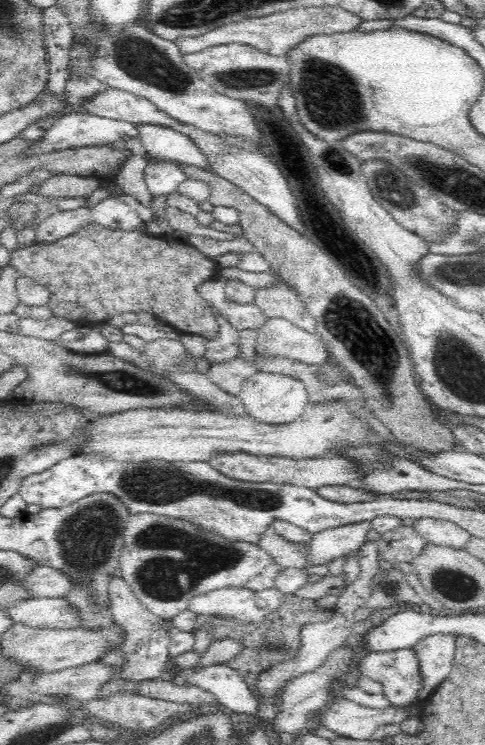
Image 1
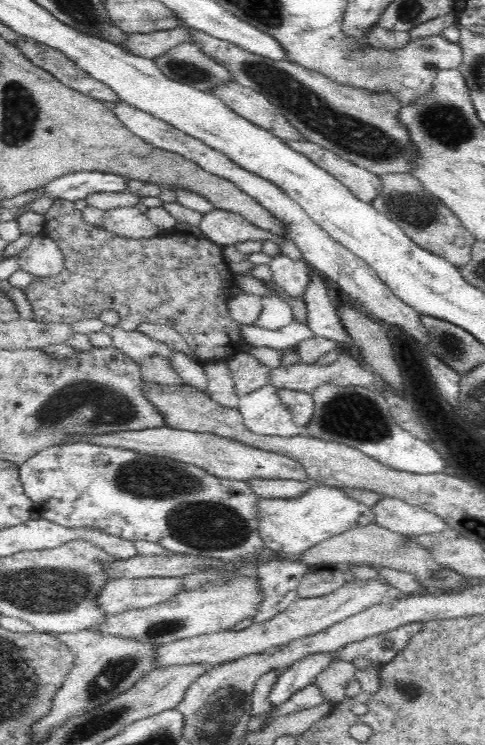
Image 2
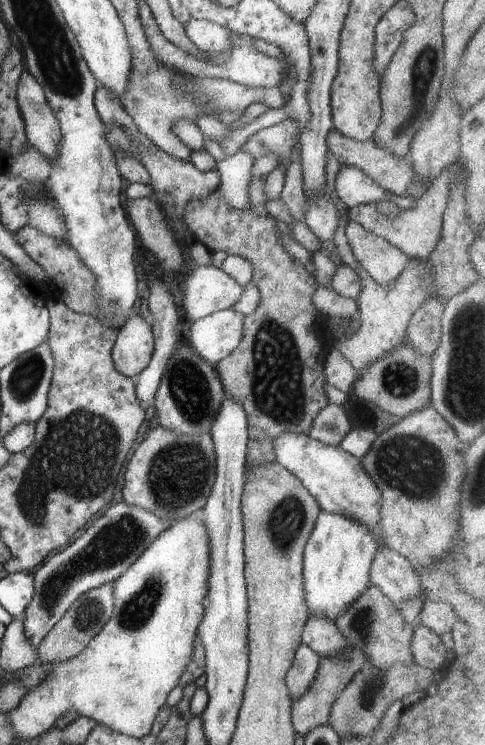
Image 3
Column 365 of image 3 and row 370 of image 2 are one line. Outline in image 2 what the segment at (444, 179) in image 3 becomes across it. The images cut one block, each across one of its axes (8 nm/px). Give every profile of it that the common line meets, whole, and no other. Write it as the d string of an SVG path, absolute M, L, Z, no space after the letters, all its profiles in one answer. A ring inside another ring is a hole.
M225 360L205 362L204 372L208 377L207 393L218 404L228 408L239 408L239 396L236 394L234 381L230 376Z

